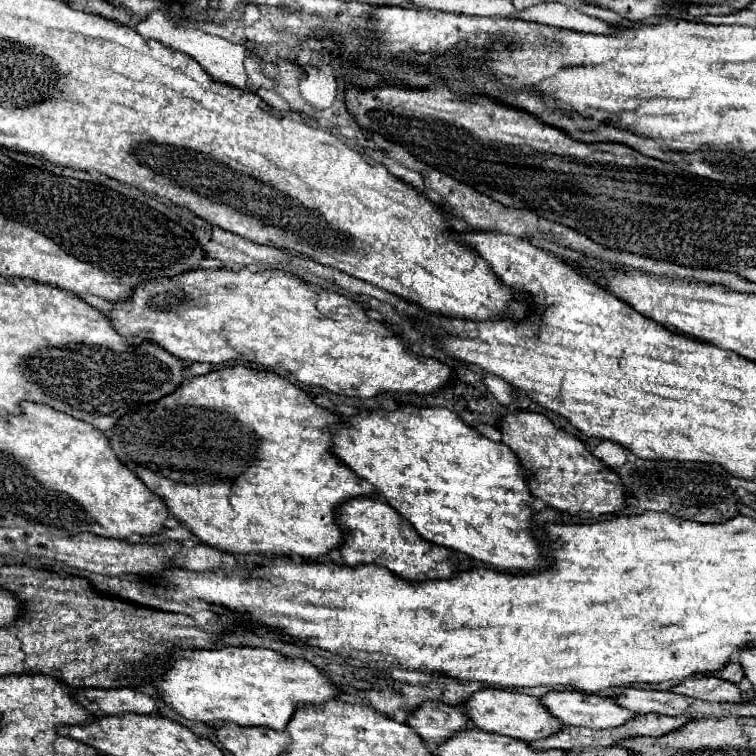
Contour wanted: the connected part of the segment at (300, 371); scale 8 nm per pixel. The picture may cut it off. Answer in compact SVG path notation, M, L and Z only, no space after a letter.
M191 270L173 278L147 280L133 288L129 300L117 300L105 316L111 320L115 332L135 346L157 344L185 362L255 362L269 370L279 366L303 384L321 386L343 396L373 398L379 392L431 394L453 378L453 370L439 360L411 354L385 322L367 318L361 304L321 286L311 286L281 270Z

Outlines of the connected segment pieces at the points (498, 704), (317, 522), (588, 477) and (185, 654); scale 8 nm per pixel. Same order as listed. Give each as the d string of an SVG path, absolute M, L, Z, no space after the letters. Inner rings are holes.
M483 688L475 694L471 694L471 698L467 698L463 702L463 708L475 728L485 730L485 732L505 734L505 736L519 738L525 742L551 736L553 732L557 732L561 728L561 722L557 718L553 718L549 712L545 712L545 708L541 706L541 702L537 698L519 694L519 692L509 692L503 688Z
M227 366L227 368L211 370L209 374L203 374L203 376L187 378L185 382L181 382L181 388L177 388L177 392L171 392L169 396L163 396L161 400L157 400L153 404L143 404L135 412L127 412L125 416L121 416L121 420L117 420L113 430L109 430L105 434L109 438L109 444L113 446L115 456L123 464L127 464L129 470L135 472L137 478L141 482L145 482L145 486L149 486L149 490L153 494L163 498L171 516L177 518L197 538L201 538L203 544L223 550L223 552L229 552L233 556L291 556L291 554L297 554L301 558L317 558L317 556L325 556L333 548L339 548L339 544L341 544L341 528L335 524L335 508L345 500L373 494L373 486L367 480L359 478L355 472L351 472L341 460L337 460L329 452L333 430L339 428L337 422L339 422L339 416L335 416L333 412L329 412L325 408L319 408L307 392L293 386L285 378L281 378L273 372L257 372L257 370L251 370L245 366Z
M505 412L497 428L501 430L501 442L517 454L531 494L547 506L577 518L597 518L625 508L625 488L619 476L587 452L575 436L555 428L547 416L537 412Z
M223 646L207 650L181 650L171 668L157 680L159 698L179 716L193 722L233 722L239 726L267 726L283 730L301 702L323 704L339 690L307 660L291 660L273 650Z

